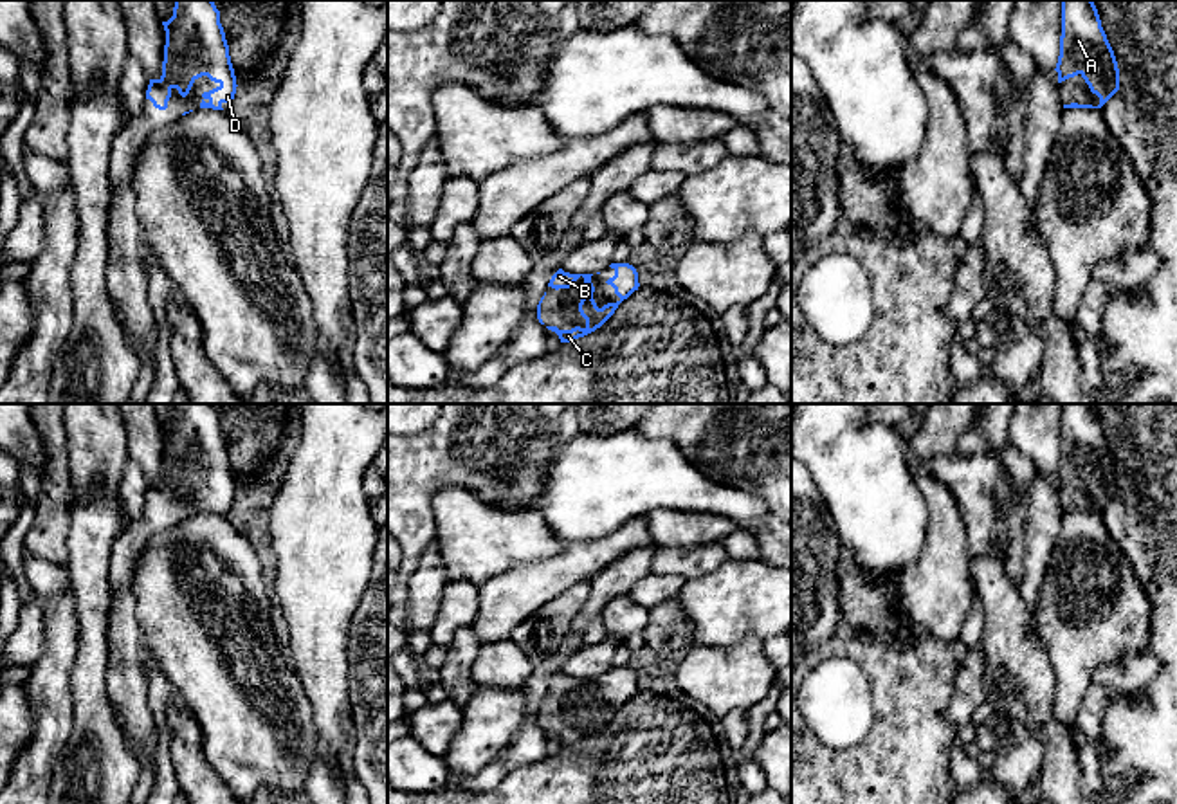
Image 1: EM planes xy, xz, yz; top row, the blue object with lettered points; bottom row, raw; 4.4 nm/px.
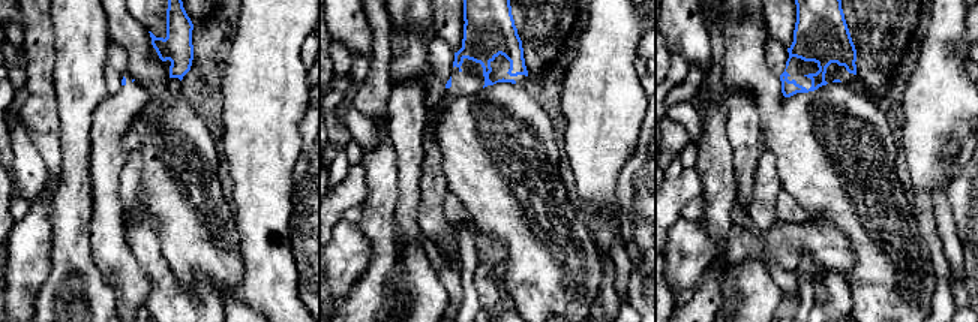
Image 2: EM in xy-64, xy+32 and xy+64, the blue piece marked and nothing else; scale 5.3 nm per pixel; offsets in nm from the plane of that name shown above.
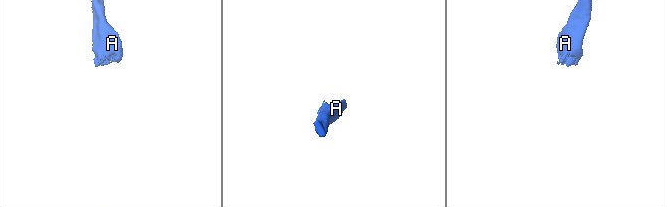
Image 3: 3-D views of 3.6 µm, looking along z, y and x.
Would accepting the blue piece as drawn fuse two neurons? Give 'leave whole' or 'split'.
leave whole

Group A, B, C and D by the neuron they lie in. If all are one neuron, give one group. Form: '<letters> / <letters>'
A B C D

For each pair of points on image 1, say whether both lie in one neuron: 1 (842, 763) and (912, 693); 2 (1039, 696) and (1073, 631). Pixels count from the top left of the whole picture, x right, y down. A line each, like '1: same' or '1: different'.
1: same
2: different

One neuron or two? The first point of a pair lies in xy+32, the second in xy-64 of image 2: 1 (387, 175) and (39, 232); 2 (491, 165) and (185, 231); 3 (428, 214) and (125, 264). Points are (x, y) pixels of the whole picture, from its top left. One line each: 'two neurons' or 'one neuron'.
1: one neuron
2: one neuron
3: one neuron

